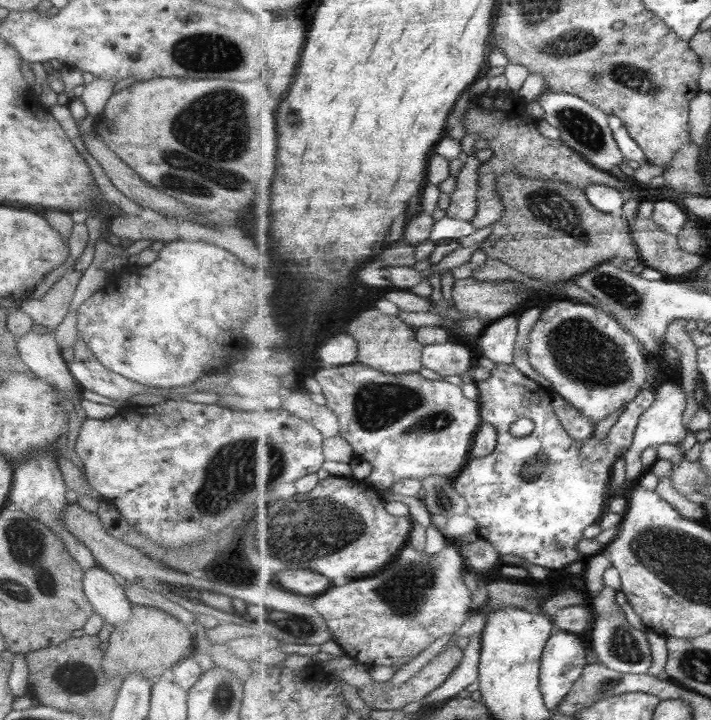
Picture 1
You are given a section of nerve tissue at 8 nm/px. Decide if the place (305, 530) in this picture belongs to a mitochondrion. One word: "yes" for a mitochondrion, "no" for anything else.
yes

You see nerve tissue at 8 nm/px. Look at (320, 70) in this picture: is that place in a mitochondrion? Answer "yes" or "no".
no

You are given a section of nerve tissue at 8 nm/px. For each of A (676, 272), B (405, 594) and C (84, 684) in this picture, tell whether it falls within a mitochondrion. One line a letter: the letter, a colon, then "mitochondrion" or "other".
A: other
B: mitochondrion
C: mitochondrion

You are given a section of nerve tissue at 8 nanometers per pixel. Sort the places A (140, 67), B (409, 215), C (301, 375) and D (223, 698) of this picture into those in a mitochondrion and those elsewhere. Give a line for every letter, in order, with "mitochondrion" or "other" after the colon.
A: other
B: other
C: other
D: mitochondrion

